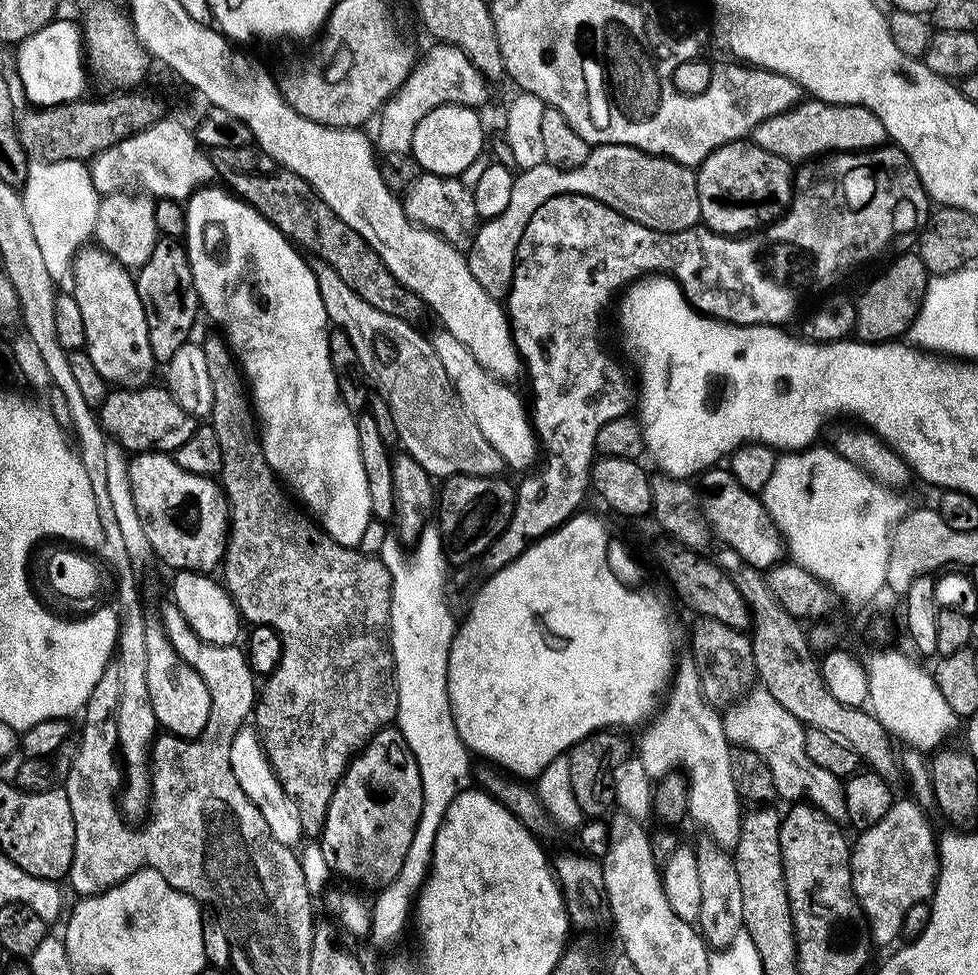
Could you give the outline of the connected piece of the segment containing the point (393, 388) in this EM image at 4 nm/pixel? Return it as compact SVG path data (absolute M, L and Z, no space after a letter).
M317 263L314 271L328 323L341 328L350 338L367 383L376 387L379 399L390 406L394 426L398 426L399 447L433 478L500 476L506 468L502 454L486 442L482 430L474 426L470 414L460 404L431 339L409 321L370 306L330 266Z

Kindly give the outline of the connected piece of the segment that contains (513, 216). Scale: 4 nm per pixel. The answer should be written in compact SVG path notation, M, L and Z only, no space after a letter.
M598 144L589 151L586 162L573 168L555 168L539 164L517 171L510 186L510 202L506 210L497 216L489 216L476 229L476 236L466 249L470 274L478 278L478 286L486 294L497 298L508 295L516 264L518 242L526 222L546 198L558 194L582 194L618 210L642 226L650 226L655 232L681 232L701 223L696 189L695 171L687 164L679 164L664 156L651 156L625 144Z

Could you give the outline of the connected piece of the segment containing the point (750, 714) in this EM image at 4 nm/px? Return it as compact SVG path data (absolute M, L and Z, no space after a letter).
M763 686L753 687L723 713L722 719L729 744L752 751L769 767L780 800L807 802L830 817L844 816L841 777L810 762L805 748L804 725L794 718L794 714L790 714L790 710L786 710L786 706L782 706L782 702L778 702L778 698L774 698L774 694L767 692Z

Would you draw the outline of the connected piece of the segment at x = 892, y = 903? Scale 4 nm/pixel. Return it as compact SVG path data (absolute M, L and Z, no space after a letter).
M897 799L887 814L863 829L851 845L852 889L873 945L895 945L906 910L925 903L936 890L936 873L940 871L938 836L932 833L928 815L915 800Z

